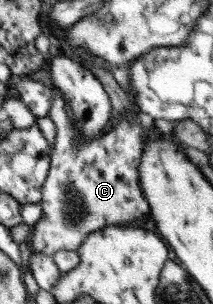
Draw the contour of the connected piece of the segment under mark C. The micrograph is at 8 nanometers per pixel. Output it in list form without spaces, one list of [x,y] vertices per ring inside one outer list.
[[[56,88],[50,89],[50,106],[47,112],[49,120],[53,121],[55,139],[50,143],[51,154],[47,177],[41,186],[41,216],[32,226],[31,251],[48,257],[57,251],[74,252],[81,245],[82,240],[105,225],[121,225],[122,222],[134,222],[137,218],[148,216],[148,206],[138,182],[138,165],[140,164],[143,139],[141,138],[141,118],[139,110],[134,104],[134,112],[127,118],[121,116],[115,128],[93,136],[93,140],[83,140],[73,128],[73,122],[65,114],[65,102]]]

